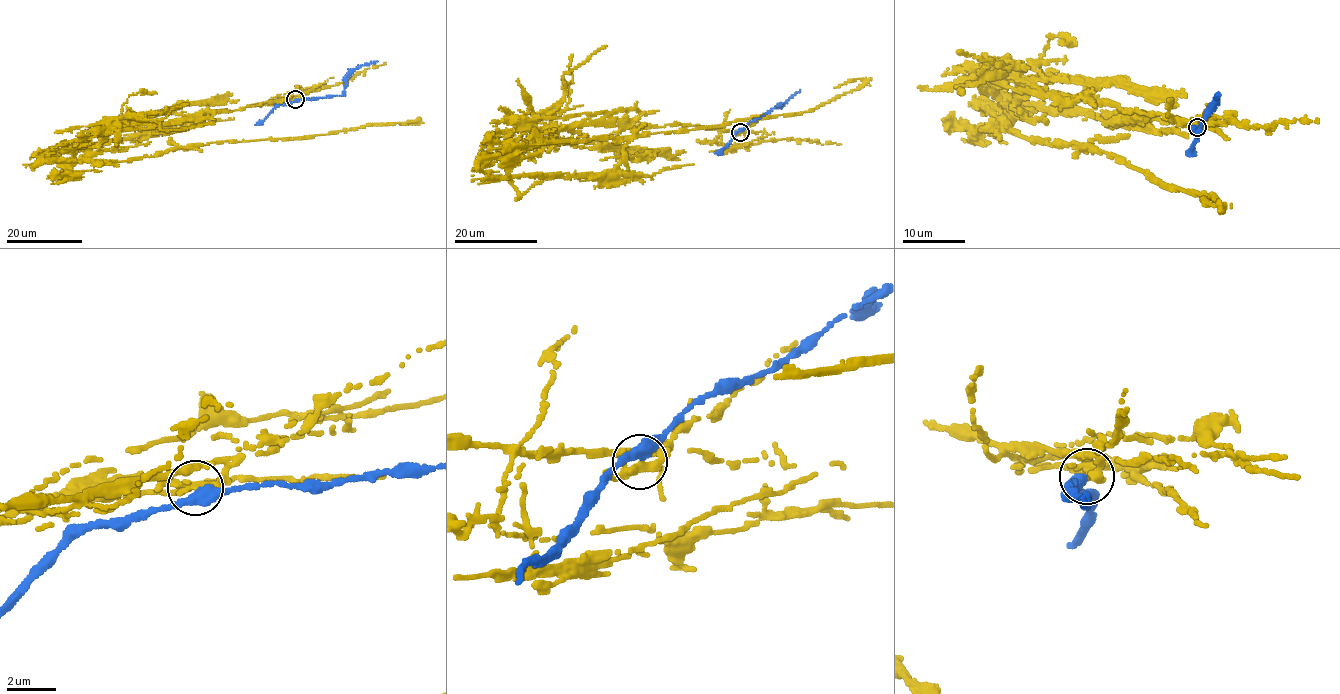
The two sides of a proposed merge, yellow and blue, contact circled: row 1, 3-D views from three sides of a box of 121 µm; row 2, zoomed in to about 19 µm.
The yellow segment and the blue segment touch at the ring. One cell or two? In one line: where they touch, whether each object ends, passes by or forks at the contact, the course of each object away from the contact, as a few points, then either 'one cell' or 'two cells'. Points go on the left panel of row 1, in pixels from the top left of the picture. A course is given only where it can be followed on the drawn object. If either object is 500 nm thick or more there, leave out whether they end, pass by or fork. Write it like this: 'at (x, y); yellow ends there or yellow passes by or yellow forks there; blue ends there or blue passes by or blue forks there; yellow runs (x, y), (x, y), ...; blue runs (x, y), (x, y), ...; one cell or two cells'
at (295, 99); yellow passes by; blue passes by; yellow runs (294, 100), (92, 132), (73, 149), (73, 159), (56, 159), (137, 159), (188, 146), (387, 124); blue runs (295, 100), (341, 95), (347, 77), (355, 69), (377, 62); two cells

